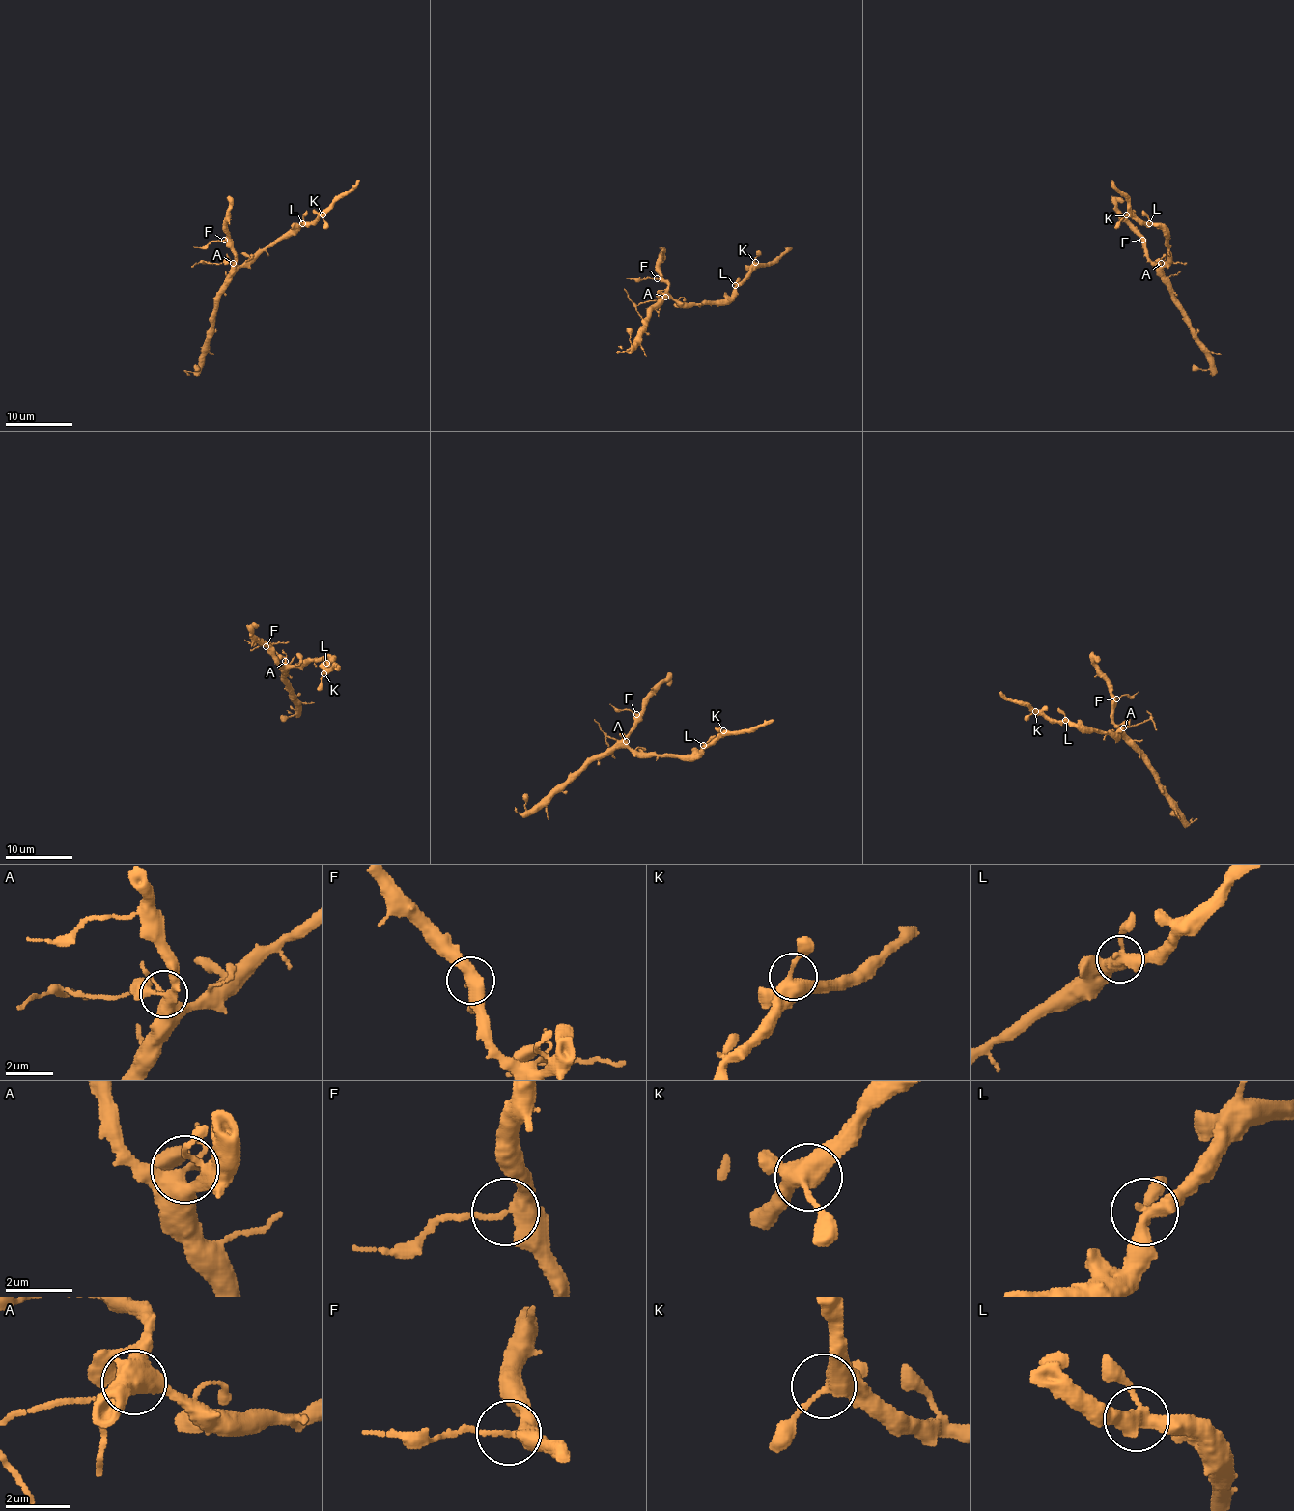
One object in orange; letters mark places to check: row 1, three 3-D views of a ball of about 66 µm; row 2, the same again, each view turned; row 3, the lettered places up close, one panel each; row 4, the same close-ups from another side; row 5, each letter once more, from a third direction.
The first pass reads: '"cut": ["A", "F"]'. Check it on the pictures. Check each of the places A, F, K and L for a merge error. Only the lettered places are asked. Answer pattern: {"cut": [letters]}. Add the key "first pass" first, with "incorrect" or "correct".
{"first pass": "correct", "cut": ["A", "F"]}

